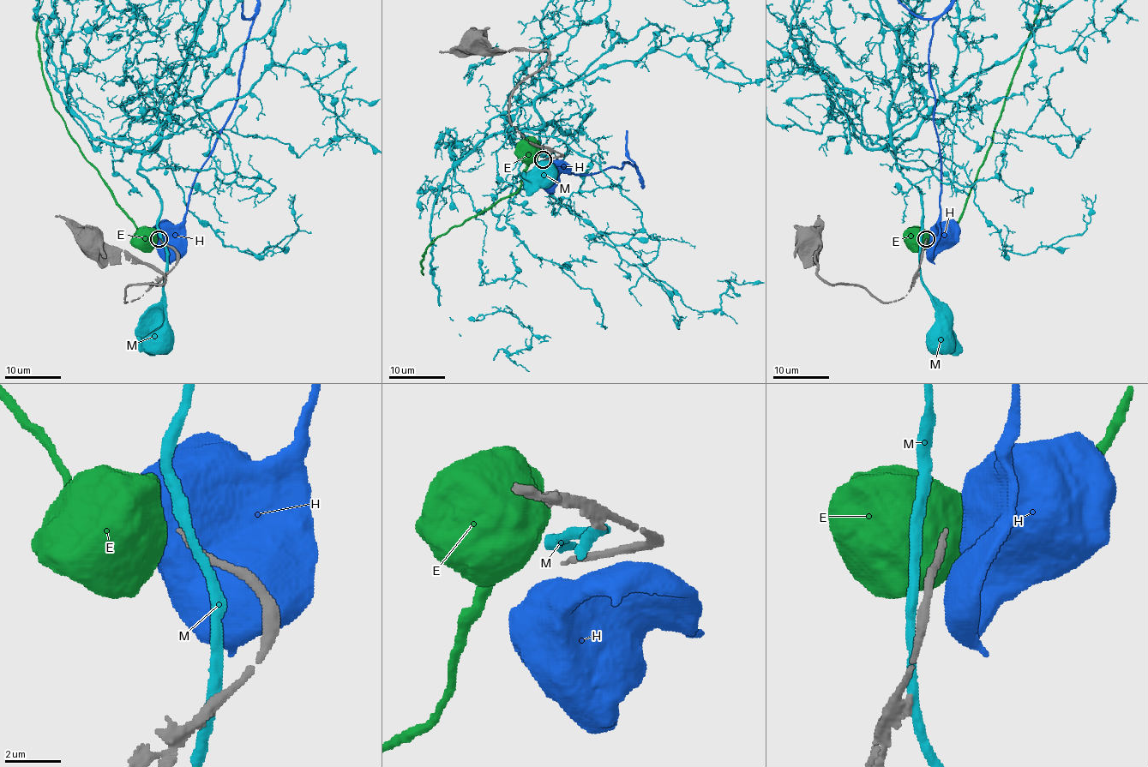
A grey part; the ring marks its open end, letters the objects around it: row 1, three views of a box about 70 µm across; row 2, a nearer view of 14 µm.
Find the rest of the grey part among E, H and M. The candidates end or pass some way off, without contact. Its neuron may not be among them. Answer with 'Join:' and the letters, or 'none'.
Join: none

